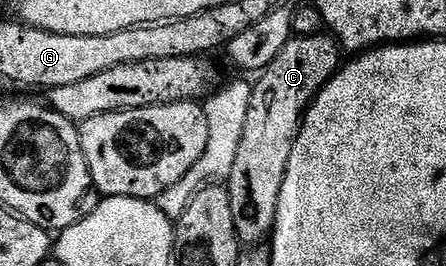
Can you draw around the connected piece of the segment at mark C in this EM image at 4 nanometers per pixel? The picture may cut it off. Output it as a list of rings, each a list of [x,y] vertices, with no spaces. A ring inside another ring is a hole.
[[[331,34],[298,35],[289,38],[288,43],[282,45],[282,53],[278,53],[278,57],[274,57],[274,61],[270,61],[270,65],[266,65],[266,69],[255,76],[250,93],[250,110],[246,112],[246,125],[242,129],[242,142],[238,144],[234,169],[230,169],[226,180],[230,213],[234,215],[234,229],[241,244],[256,245],[263,240],[260,238],[271,236],[272,229],[276,226],[278,197],[282,193],[282,181],[286,177],[286,165],[290,161],[290,149],[294,149],[294,141],[300,132],[300,122],[304,120],[304,112],[317,93],[340,70],[340,55],[342,56],[342,48]]]

